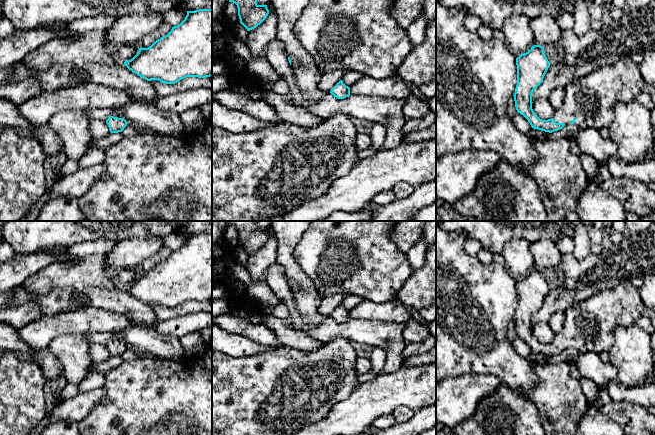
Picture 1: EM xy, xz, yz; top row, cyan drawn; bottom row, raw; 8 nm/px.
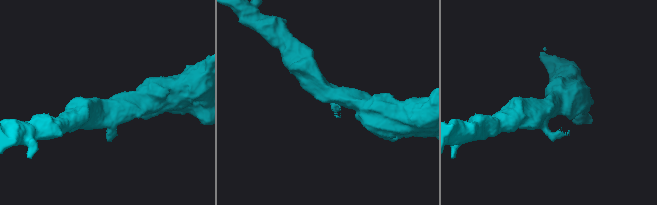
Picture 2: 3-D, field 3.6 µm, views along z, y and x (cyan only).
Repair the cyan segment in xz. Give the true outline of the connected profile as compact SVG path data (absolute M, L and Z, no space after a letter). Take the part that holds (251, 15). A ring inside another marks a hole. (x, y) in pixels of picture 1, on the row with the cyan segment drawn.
M229 0L237 5L240 23L250 31L260 25L268 16L267 5L258 5L257 0Z

